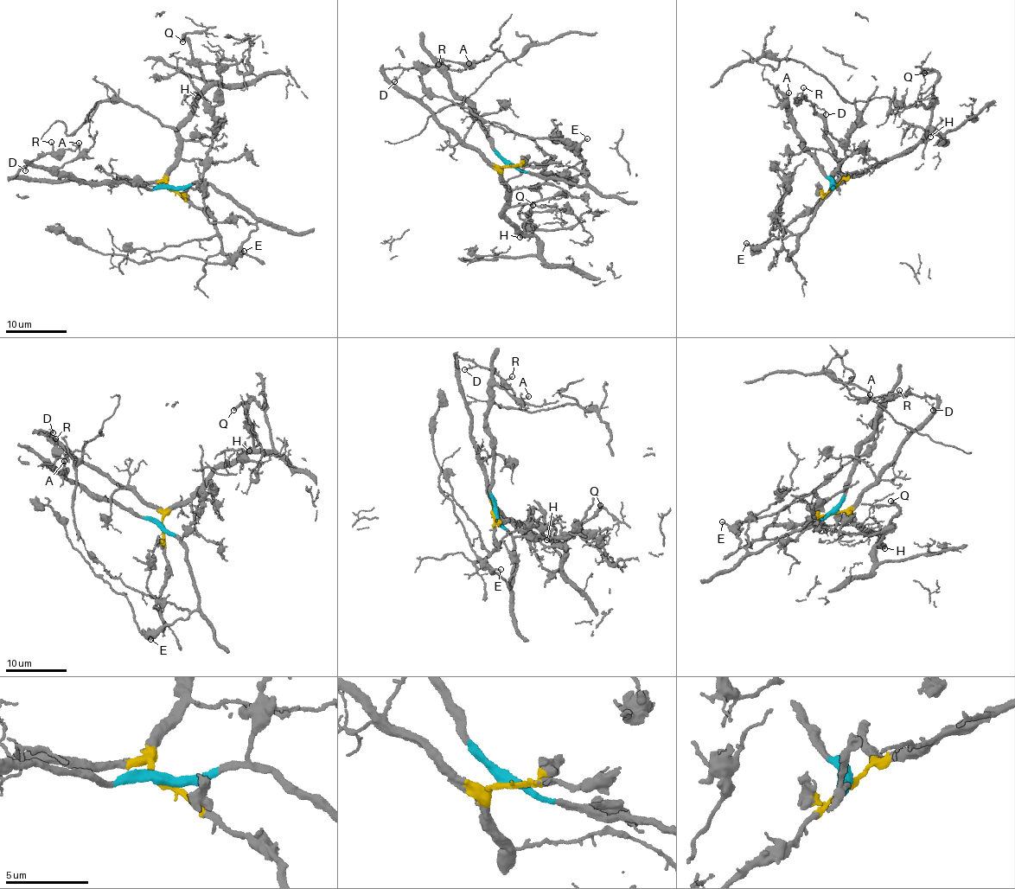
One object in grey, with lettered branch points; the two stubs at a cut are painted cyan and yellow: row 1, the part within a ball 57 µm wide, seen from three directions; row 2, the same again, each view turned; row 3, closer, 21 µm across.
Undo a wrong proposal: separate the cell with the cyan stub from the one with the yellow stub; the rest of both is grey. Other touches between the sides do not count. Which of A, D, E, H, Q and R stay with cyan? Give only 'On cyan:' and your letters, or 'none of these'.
On cyan: A, E

